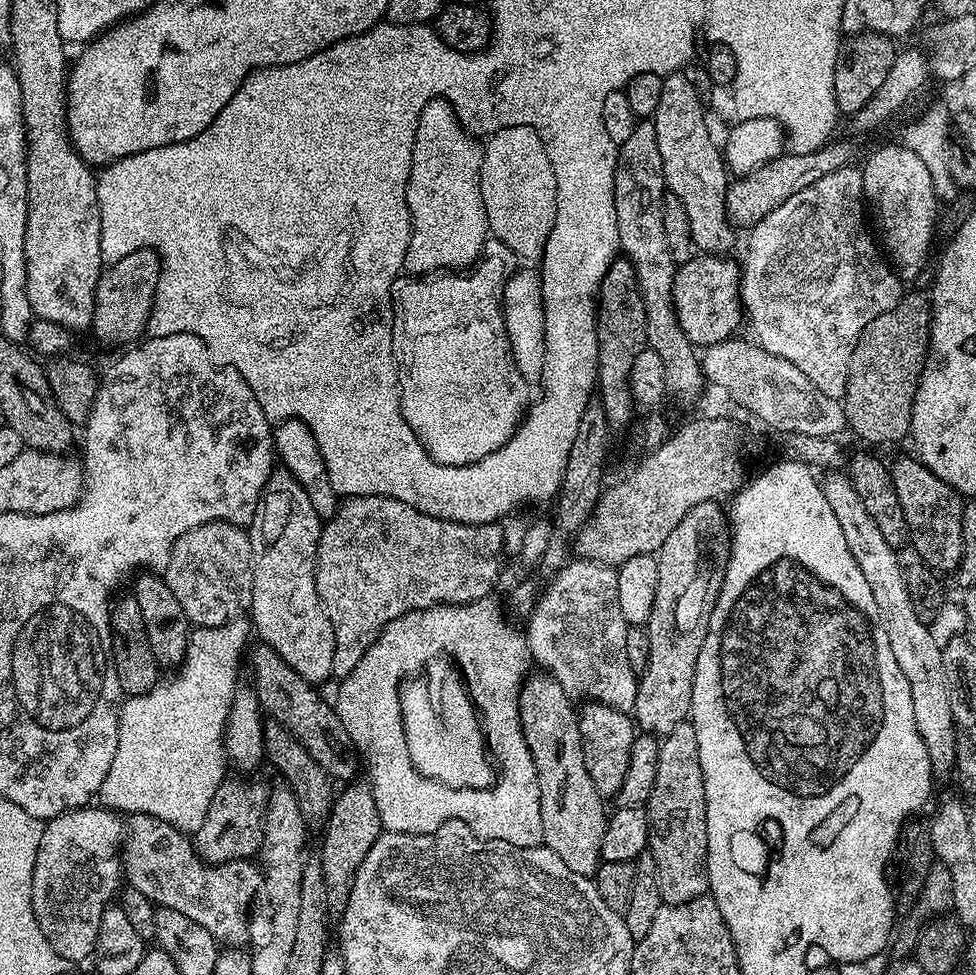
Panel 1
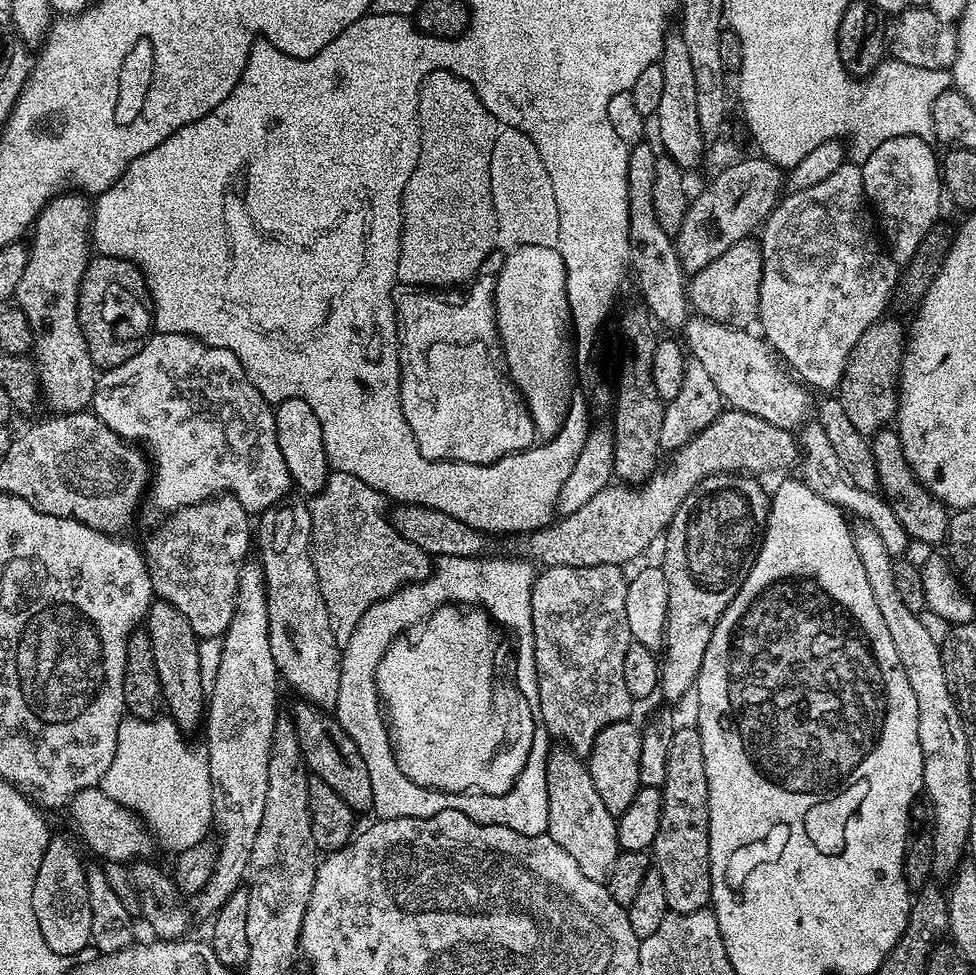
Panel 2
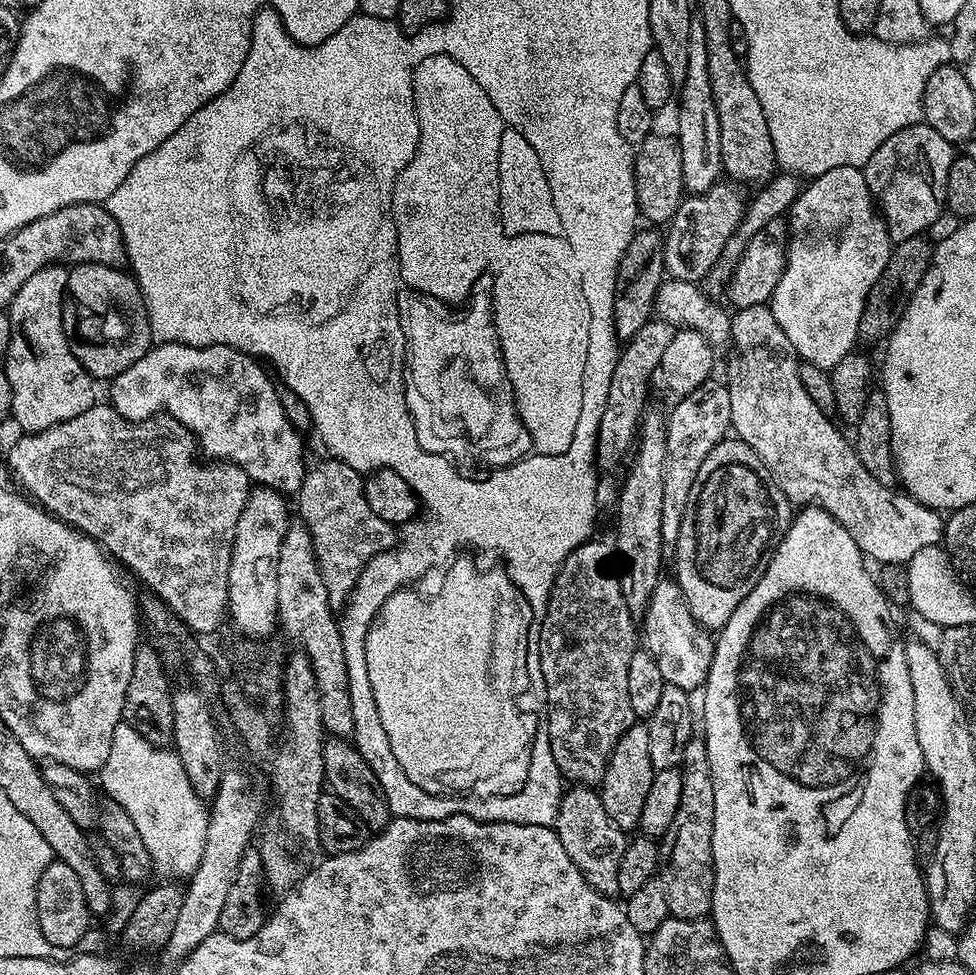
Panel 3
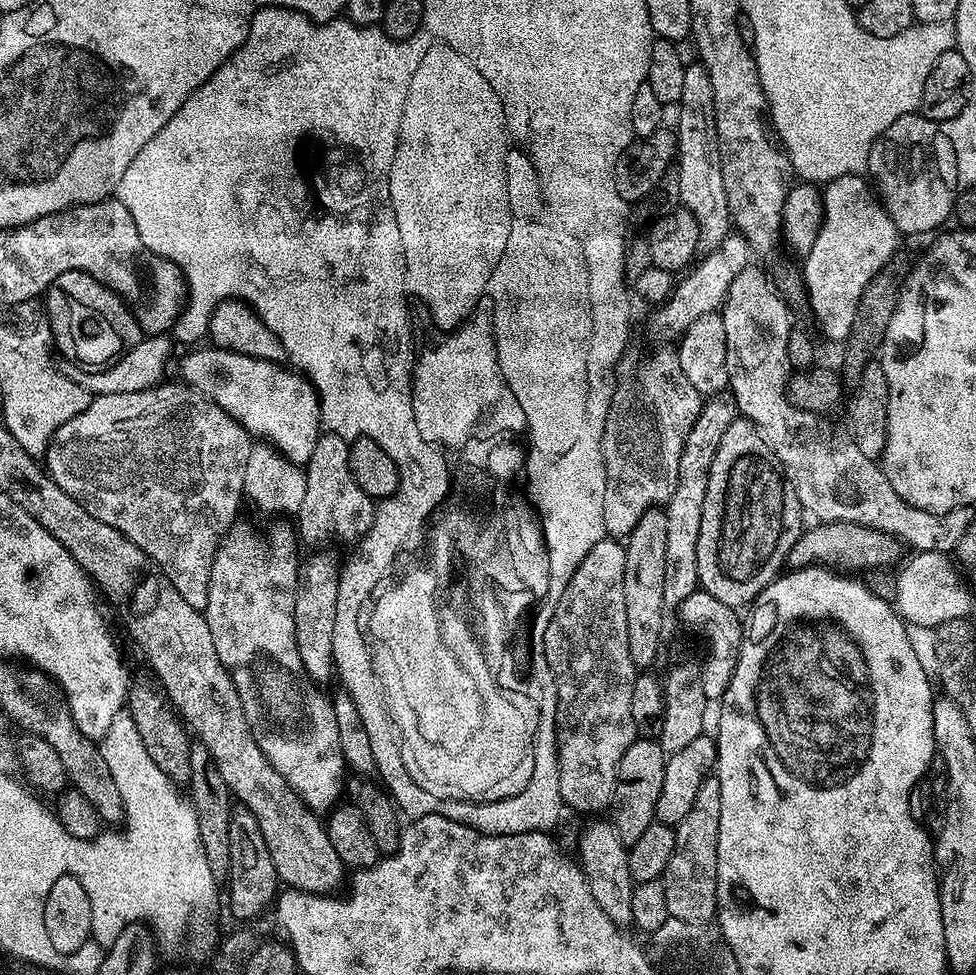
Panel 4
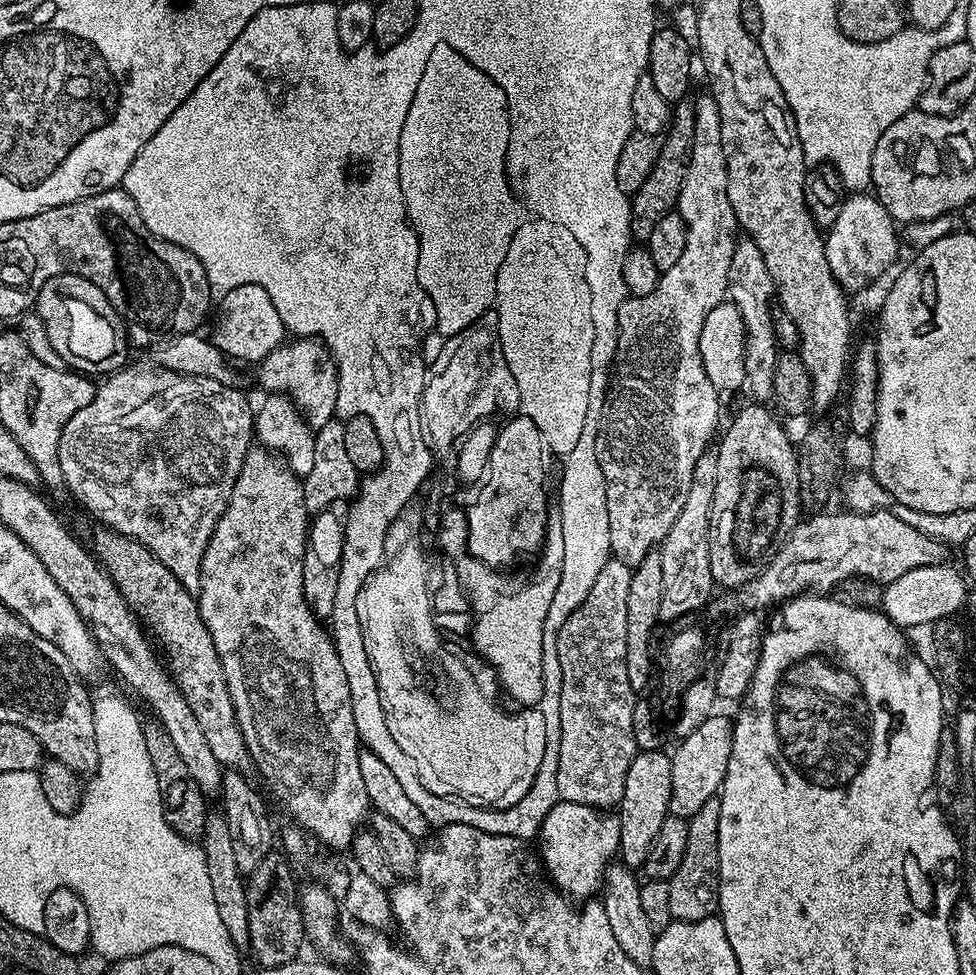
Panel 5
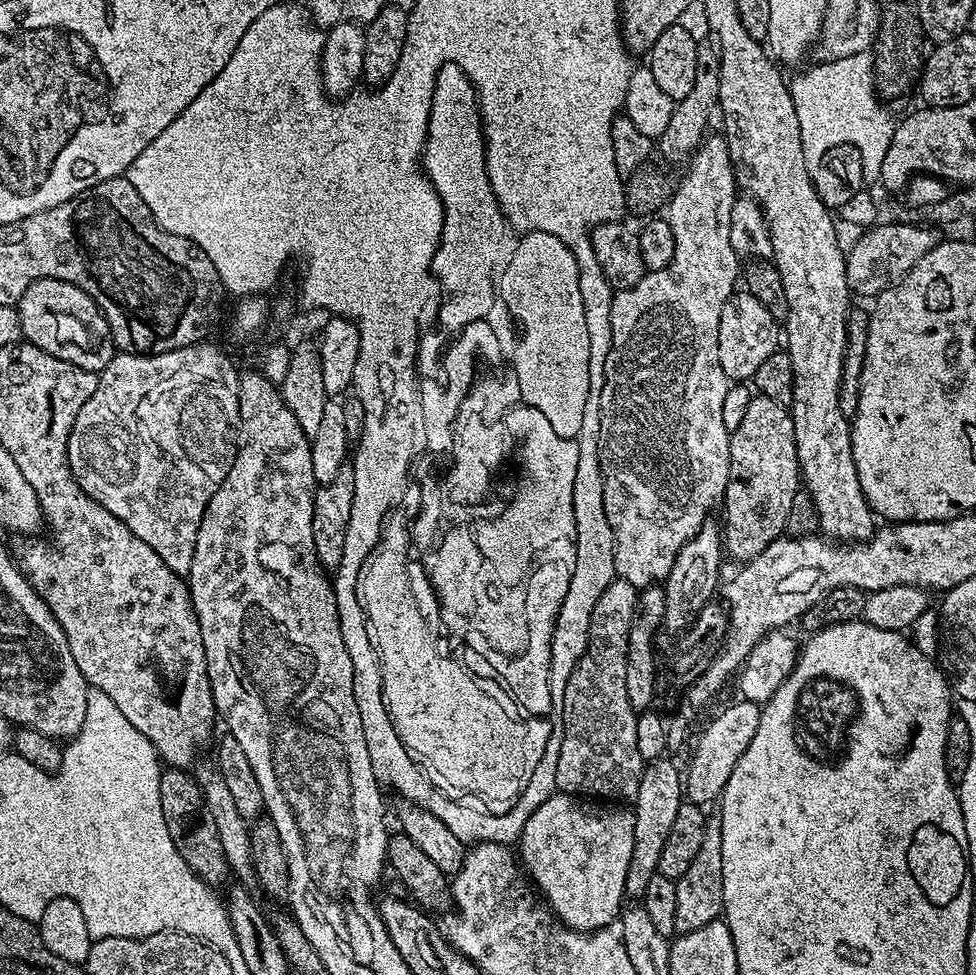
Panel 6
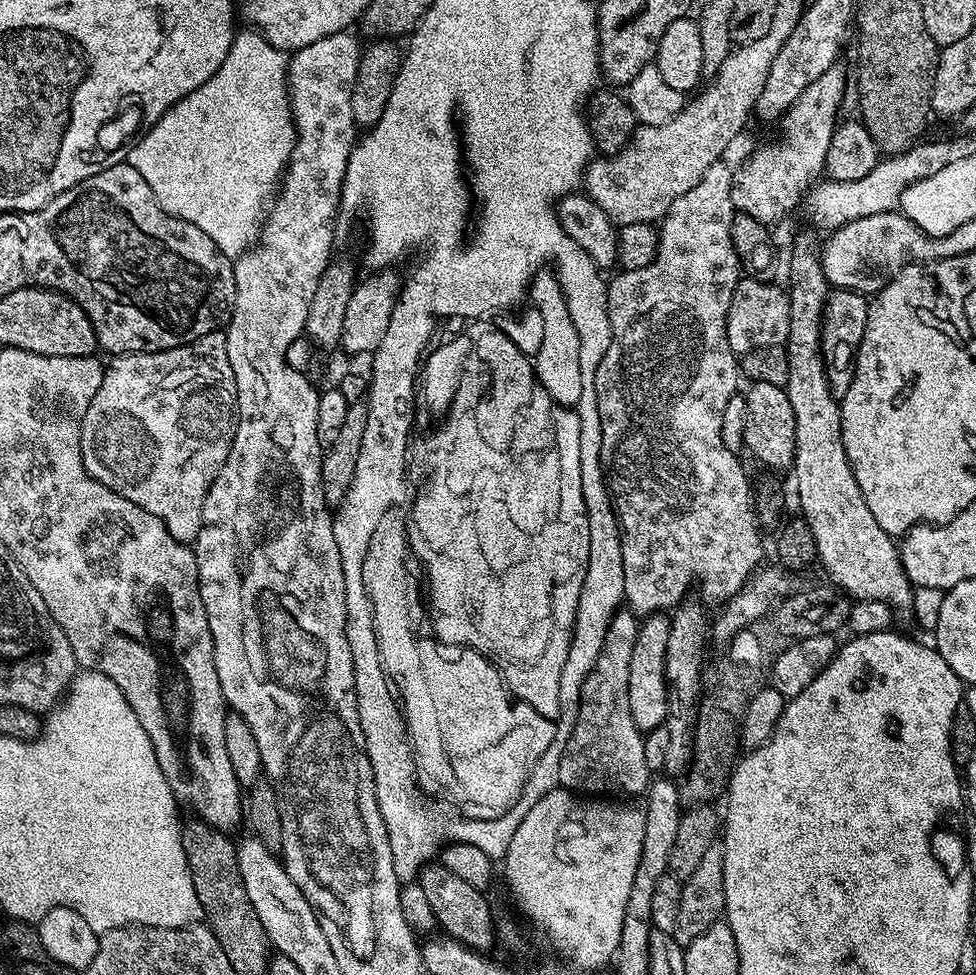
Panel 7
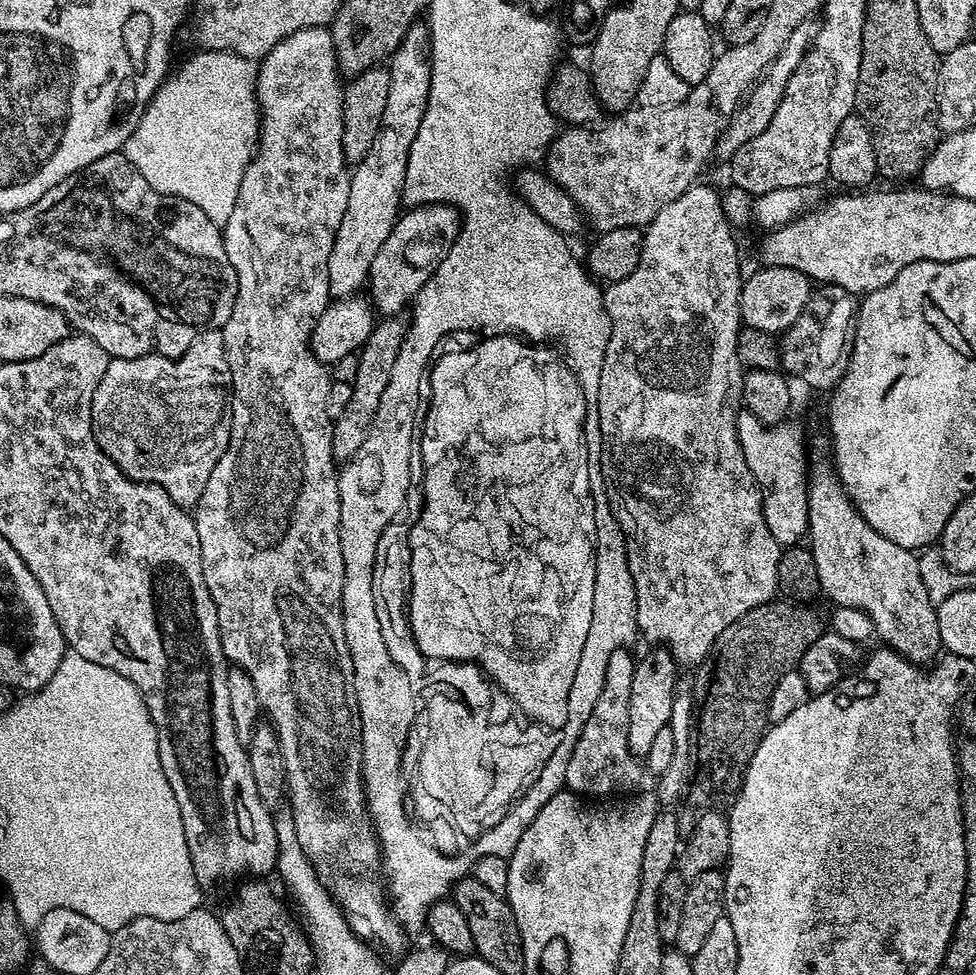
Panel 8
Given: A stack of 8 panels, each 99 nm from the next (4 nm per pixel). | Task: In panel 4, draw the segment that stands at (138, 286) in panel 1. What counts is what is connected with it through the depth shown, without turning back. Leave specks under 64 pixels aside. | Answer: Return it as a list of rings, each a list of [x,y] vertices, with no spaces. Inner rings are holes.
[[[67,272],[62,274],[51,284],[46,293],[48,300],[48,313],[46,319],[52,327],[54,348],[60,352],[65,361],[72,361],[85,369],[105,369],[113,365],[129,349],[135,347],[142,339],[142,333],[134,314],[124,304],[121,296],[110,290],[102,282],[98,282],[85,272]]]

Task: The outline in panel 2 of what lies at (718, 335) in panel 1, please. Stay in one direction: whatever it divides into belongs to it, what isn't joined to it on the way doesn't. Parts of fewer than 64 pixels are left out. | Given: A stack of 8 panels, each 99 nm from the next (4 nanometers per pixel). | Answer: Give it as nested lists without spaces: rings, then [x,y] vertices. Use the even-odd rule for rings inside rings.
[[[755,239],[739,240],[726,254],[718,254],[714,262],[691,273],[686,284],[688,303],[699,315],[732,328],[747,329],[757,323],[760,307],[760,279],[762,278],[762,254]]]

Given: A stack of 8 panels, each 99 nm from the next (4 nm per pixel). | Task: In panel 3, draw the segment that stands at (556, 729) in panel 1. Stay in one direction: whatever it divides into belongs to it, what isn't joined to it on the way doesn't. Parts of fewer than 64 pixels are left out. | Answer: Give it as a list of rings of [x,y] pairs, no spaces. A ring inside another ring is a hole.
[[[592,786],[569,787],[560,799],[554,827],[582,878],[604,896],[615,897],[618,894],[618,862],[622,862],[626,833],[612,821],[610,814],[606,814],[599,791]]]

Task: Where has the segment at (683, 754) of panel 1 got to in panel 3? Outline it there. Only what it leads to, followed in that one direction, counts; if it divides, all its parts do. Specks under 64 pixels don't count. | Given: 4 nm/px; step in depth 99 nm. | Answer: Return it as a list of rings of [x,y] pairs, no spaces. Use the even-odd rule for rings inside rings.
[[[693,738],[684,747],[682,802],[678,814],[664,831],[659,845],[658,878],[666,886],[669,917],[677,920],[702,920],[711,913],[714,894],[714,782],[708,769],[708,755],[703,739]]]

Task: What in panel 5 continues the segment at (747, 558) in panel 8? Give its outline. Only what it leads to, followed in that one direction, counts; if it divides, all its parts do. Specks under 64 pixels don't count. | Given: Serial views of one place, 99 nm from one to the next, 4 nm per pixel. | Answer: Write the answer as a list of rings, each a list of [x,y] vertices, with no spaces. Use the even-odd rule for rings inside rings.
[[[704,94],[694,100],[694,107],[694,146],[690,150],[686,182],[682,182],[682,194],[676,203],[686,226],[686,250],[682,250],[682,258],[678,258],[670,270],[661,272],[660,280],[650,294],[629,296],[618,309],[620,329],[616,359],[610,369],[604,403],[598,412],[600,425],[596,435],[596,453],[608,487],[606,514],[610,514],[610,550],[615,559],[629,566],[641,564],[649,552],[664,543],[674,518],[682,514],[698,458],[709,451],[711,444],[708,443],[712,435],[714,440],[721,427],[722,396],[710,378],[706,378],[698,338],[702,334],[706,314],[710,314],[714,306],[725,303],[728,296],[730,258],[734,258],[738,225],[730,206],[726,154],[722,150],[722,118],[718,114],[716,99]]]

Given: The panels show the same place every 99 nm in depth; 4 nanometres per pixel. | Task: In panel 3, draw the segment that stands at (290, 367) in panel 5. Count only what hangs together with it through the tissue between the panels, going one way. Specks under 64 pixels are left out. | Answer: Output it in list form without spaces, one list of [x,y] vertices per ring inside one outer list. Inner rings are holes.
[[[156,344],[134,366],[112,377],[107,399],[118,414],[128,420],[150,420],[154,414],[173,416],[198,441],[198,448],[212,462],[237,464],[249,481],[281,494],[299,493],[306,463],[301,433],[290,422],[279,400],[273,377],[263,372],[261,361],[231,348],[229,344],[195,348],[185,344]]]

